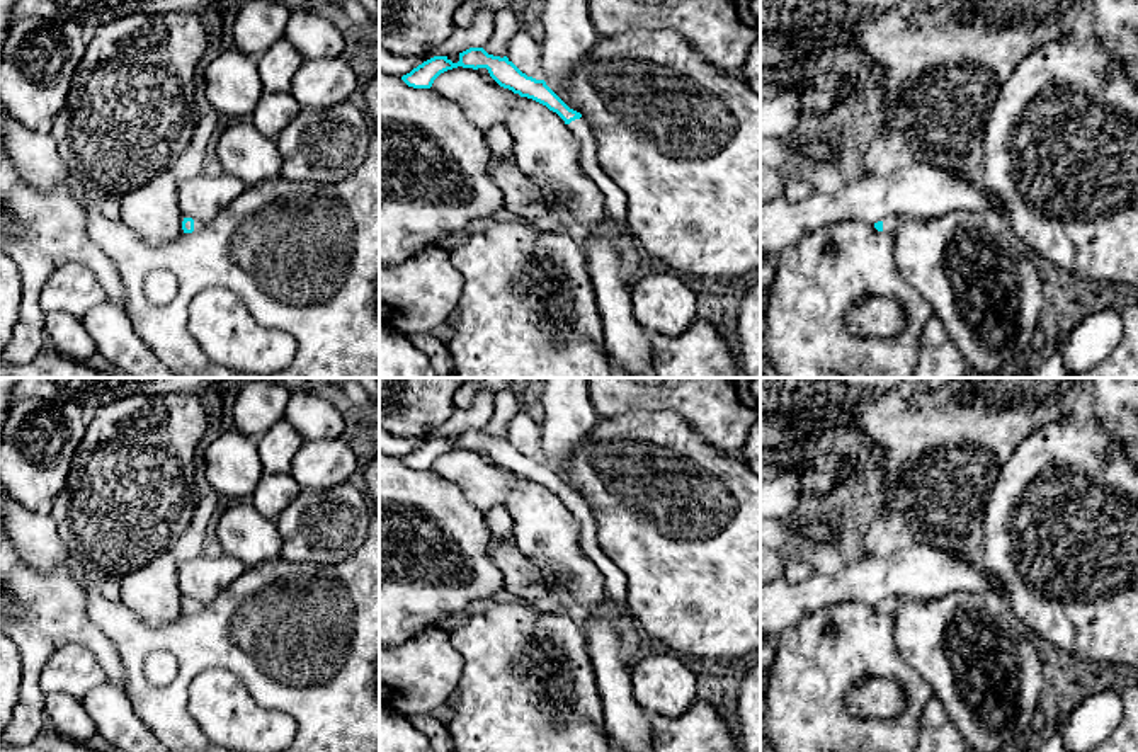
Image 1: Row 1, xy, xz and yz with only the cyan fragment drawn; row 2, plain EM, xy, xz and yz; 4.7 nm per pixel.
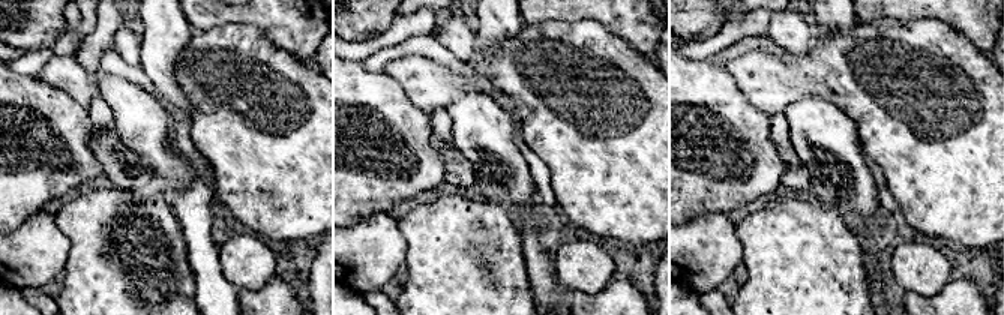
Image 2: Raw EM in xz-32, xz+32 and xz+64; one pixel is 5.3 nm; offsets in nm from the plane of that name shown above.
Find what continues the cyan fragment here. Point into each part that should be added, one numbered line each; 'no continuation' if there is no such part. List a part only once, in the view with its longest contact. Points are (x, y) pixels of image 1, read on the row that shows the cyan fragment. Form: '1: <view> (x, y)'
1: xz (614, 199)

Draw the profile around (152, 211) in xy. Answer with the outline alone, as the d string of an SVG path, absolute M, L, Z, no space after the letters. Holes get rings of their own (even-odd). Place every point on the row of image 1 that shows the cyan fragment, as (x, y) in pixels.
M170 170L158 174L143 187L122 196L121 221L146 243L163 245L184 235L177 180Z

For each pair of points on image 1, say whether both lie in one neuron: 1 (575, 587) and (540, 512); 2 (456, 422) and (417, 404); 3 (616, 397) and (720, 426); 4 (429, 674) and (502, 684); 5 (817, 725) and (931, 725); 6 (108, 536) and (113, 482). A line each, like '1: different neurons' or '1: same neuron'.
1: same neuron
2: different neurons
3: same neuron
4: different neurons
5: different neurons
6: same neuron

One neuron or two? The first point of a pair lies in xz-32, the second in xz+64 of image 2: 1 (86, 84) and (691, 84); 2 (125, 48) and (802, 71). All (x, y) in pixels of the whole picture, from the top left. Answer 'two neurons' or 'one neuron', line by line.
1: two neurons
2: two neurons

